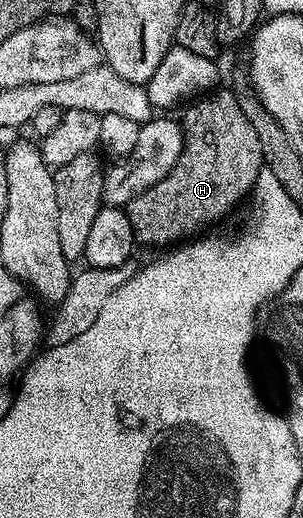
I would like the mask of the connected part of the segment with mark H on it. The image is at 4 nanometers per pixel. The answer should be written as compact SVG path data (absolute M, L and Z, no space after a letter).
M215 89L191 101L185 107L187 110L182 135L182 155L178 157L168 176L164 176L164 180L152 184L148 192L136 196L130 201L129 206L125 207L126 215L130 217L134 229L135 239L141 245L143 242L146 246L169 247L171 244L193 239L197 235L194 234L197 230L202 230L205 226L212 225L217 218L224 217L245 194L247 197L253 191L258 174L264 168L260 140L256 140L256 131L252 124L248 124L248 116L244 116L240 104L236 104L233 89L222 89Z

